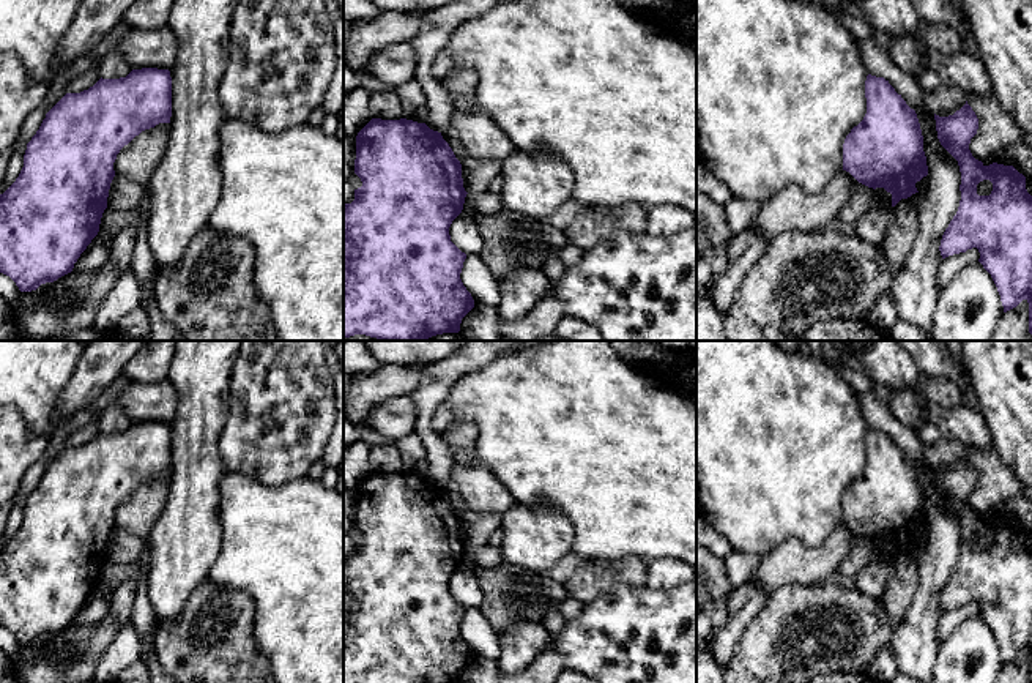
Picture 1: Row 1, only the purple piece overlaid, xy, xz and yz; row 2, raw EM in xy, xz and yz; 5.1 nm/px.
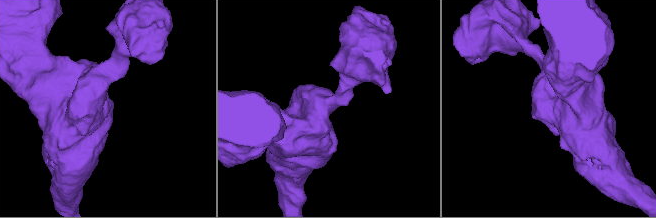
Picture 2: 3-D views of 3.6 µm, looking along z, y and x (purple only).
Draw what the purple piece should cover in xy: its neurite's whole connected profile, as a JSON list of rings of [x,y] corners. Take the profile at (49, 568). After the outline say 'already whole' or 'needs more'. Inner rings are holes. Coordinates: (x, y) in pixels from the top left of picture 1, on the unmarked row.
[[[132,423],[126,431],[101,431],[88,443],[66,446],[27,497],[19,530],[0,547],[0,626],[9,629],[20,645],[36,644],[71,626],[99,585],[117,508],[142,484],[170,476],[170,470],[169,423]]]; already whole

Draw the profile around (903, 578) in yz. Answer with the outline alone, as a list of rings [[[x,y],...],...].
[[[920,546],[901,552],[889,563],[887,584],[882,593],[893,629],[904,621],[906,612],[917,592],[920,576]]]

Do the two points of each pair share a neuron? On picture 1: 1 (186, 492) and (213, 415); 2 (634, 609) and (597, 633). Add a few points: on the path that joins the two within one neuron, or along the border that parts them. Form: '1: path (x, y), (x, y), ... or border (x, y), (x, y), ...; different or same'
1: path (196, 473), (196, 434); same
2: path (624, 619), (612, 631), (607, 631); same

